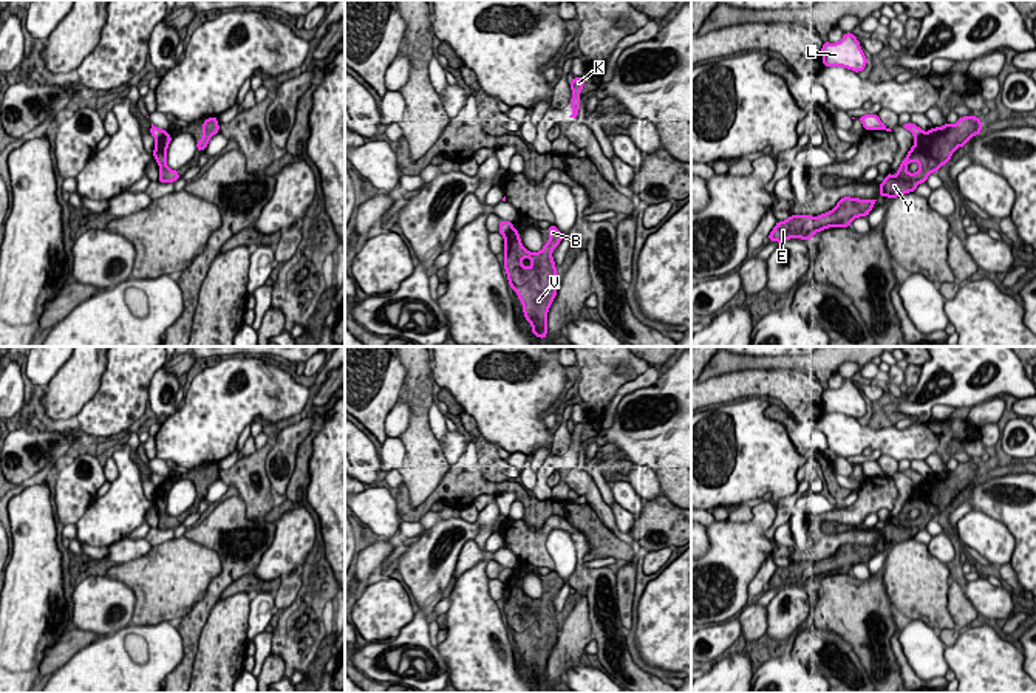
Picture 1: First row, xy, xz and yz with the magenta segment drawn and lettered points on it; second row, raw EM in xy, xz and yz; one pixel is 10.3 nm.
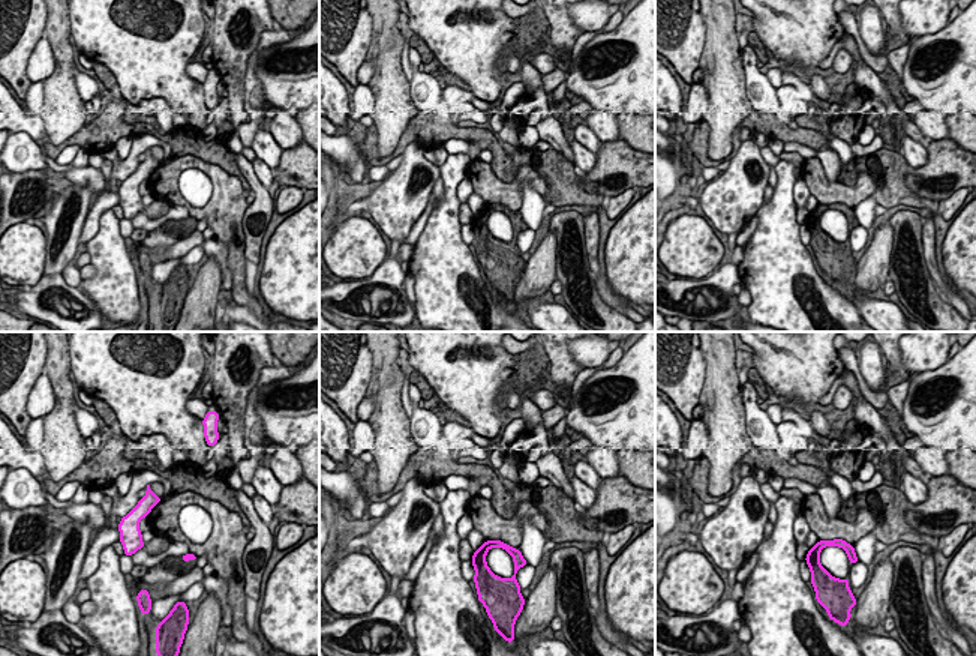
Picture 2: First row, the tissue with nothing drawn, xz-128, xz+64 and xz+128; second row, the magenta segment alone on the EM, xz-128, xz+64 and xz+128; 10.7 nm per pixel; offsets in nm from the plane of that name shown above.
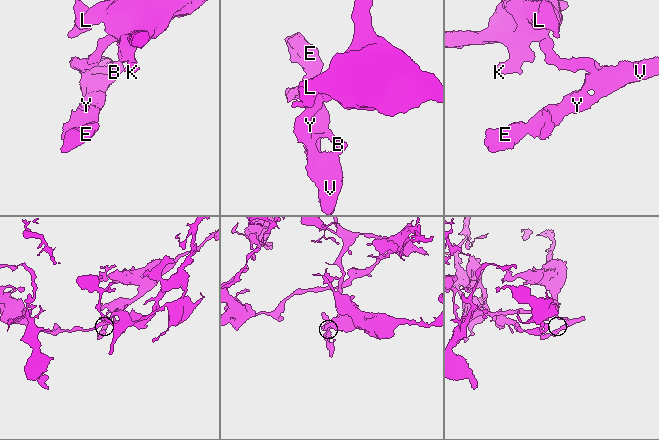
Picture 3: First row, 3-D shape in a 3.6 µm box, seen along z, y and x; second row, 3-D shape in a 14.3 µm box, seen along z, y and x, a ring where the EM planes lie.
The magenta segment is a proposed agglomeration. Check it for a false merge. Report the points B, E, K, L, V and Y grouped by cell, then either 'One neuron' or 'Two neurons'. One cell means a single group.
Groups: B E V Y / K L. Two neurons

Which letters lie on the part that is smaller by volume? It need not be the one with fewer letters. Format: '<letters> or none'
B, E, V, Y

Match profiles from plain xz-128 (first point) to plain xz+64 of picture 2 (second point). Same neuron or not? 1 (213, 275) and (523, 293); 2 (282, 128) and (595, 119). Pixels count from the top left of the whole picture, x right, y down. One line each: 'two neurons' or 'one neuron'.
1: one neuron
2: one neuron

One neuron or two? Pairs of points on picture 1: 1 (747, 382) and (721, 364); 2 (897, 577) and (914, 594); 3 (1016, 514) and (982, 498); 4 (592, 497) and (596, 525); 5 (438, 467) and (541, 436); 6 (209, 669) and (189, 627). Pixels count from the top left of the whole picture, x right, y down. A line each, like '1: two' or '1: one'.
1: two
2: one
3: one
4: two
5: two
6: two

